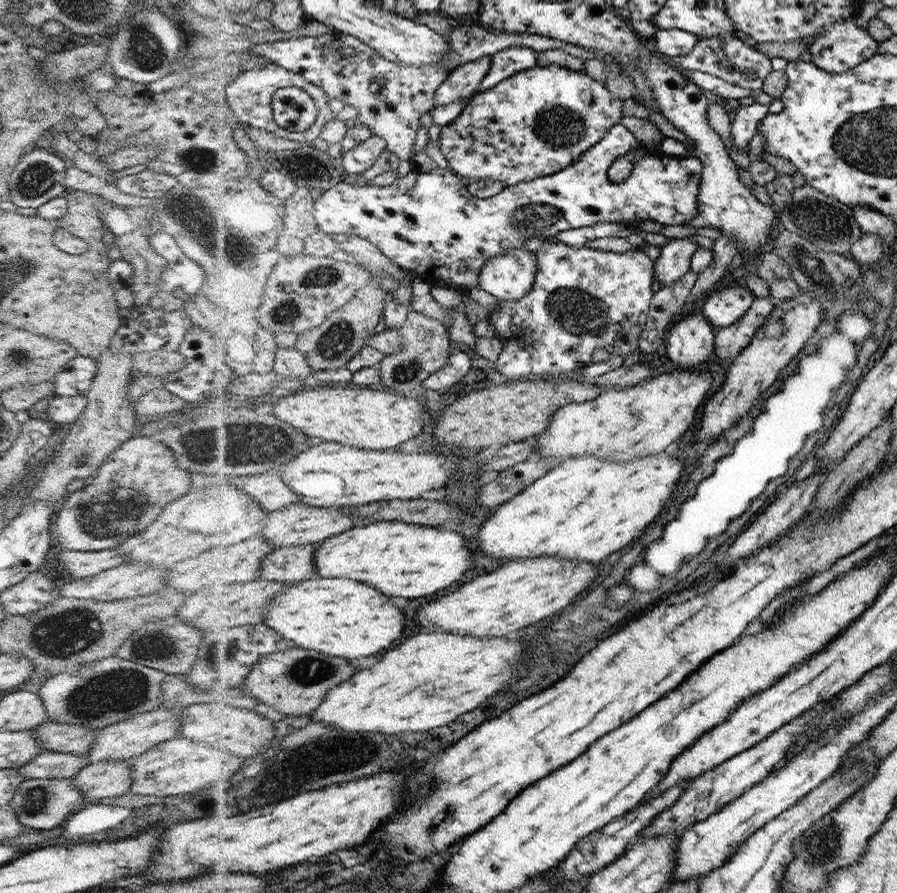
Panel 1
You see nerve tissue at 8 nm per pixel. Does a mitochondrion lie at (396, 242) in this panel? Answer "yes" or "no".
no

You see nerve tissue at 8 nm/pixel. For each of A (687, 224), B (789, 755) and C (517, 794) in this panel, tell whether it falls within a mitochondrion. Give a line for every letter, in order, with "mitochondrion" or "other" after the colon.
A: other
B: other
C: other

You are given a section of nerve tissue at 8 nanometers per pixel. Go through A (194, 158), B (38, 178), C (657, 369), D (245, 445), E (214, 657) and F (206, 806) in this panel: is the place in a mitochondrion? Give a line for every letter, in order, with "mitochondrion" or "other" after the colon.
A: mitochondrion
B: mitochondrion
C: other
D: mitochondrion
E: mitochondrion
F: other

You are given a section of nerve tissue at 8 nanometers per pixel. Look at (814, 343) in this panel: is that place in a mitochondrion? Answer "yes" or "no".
no

